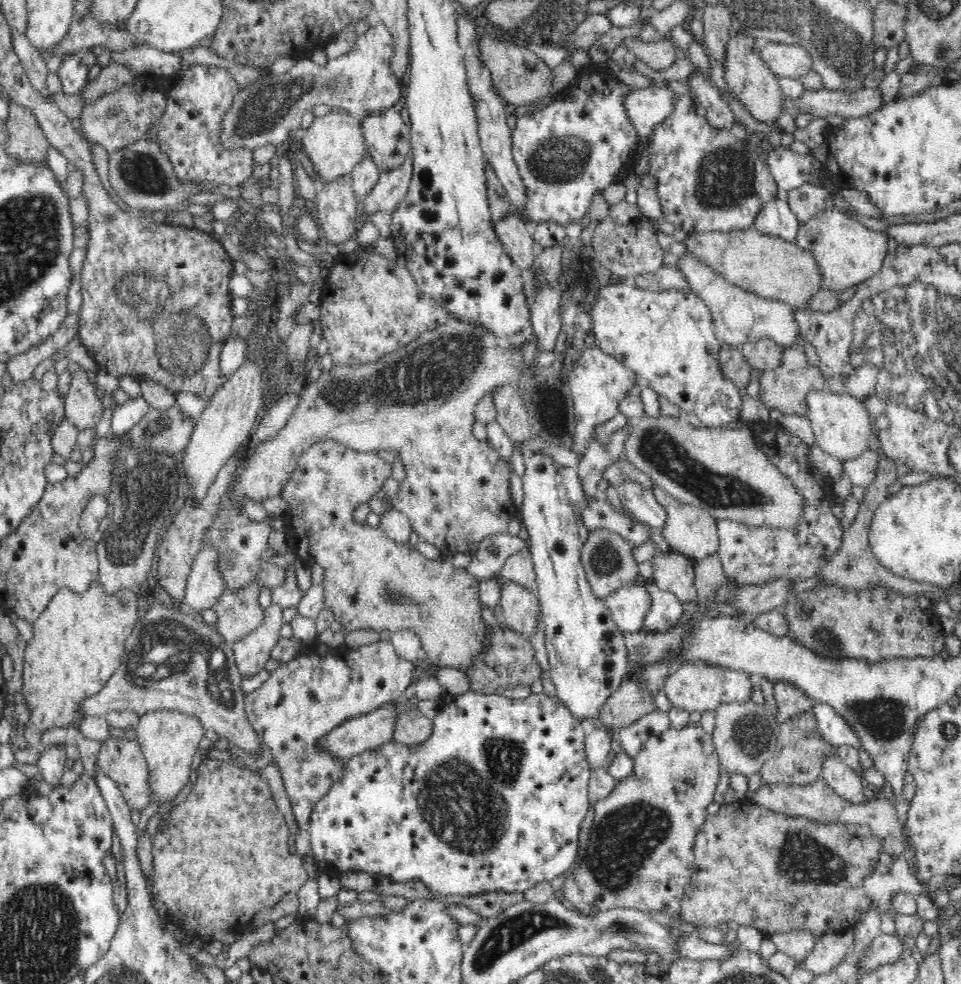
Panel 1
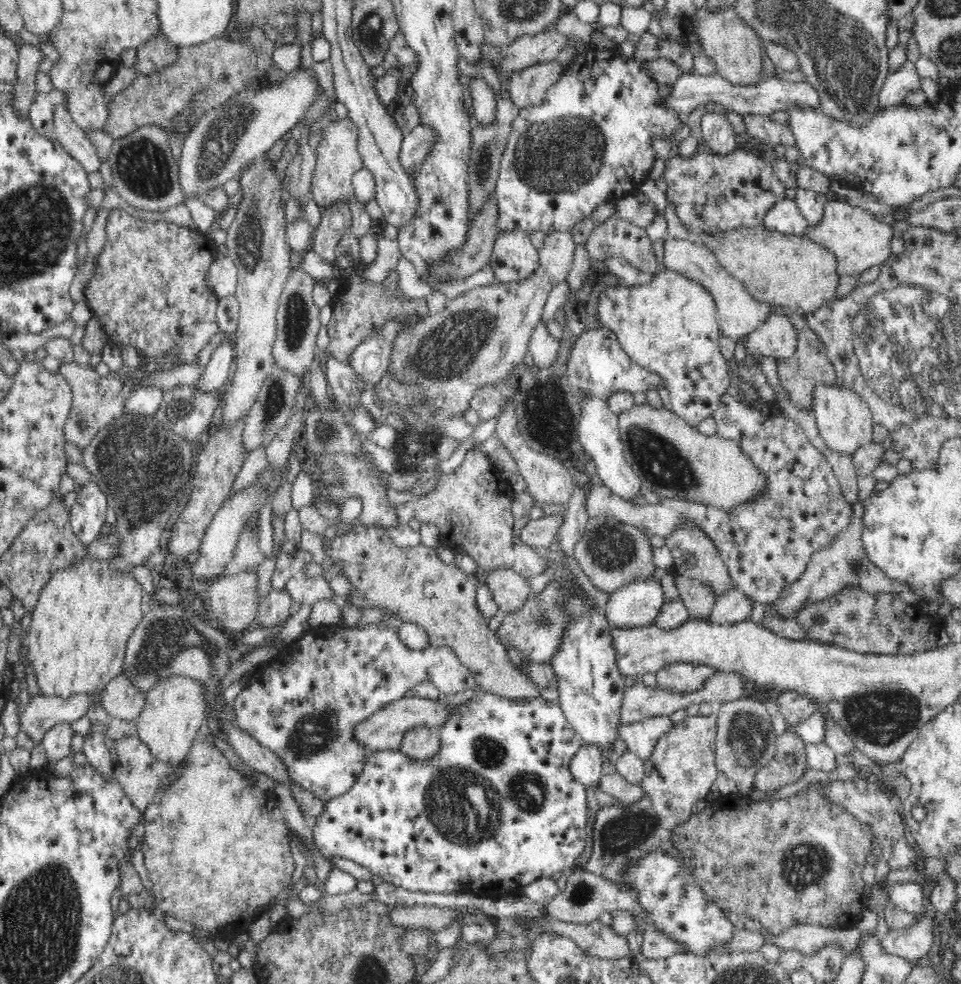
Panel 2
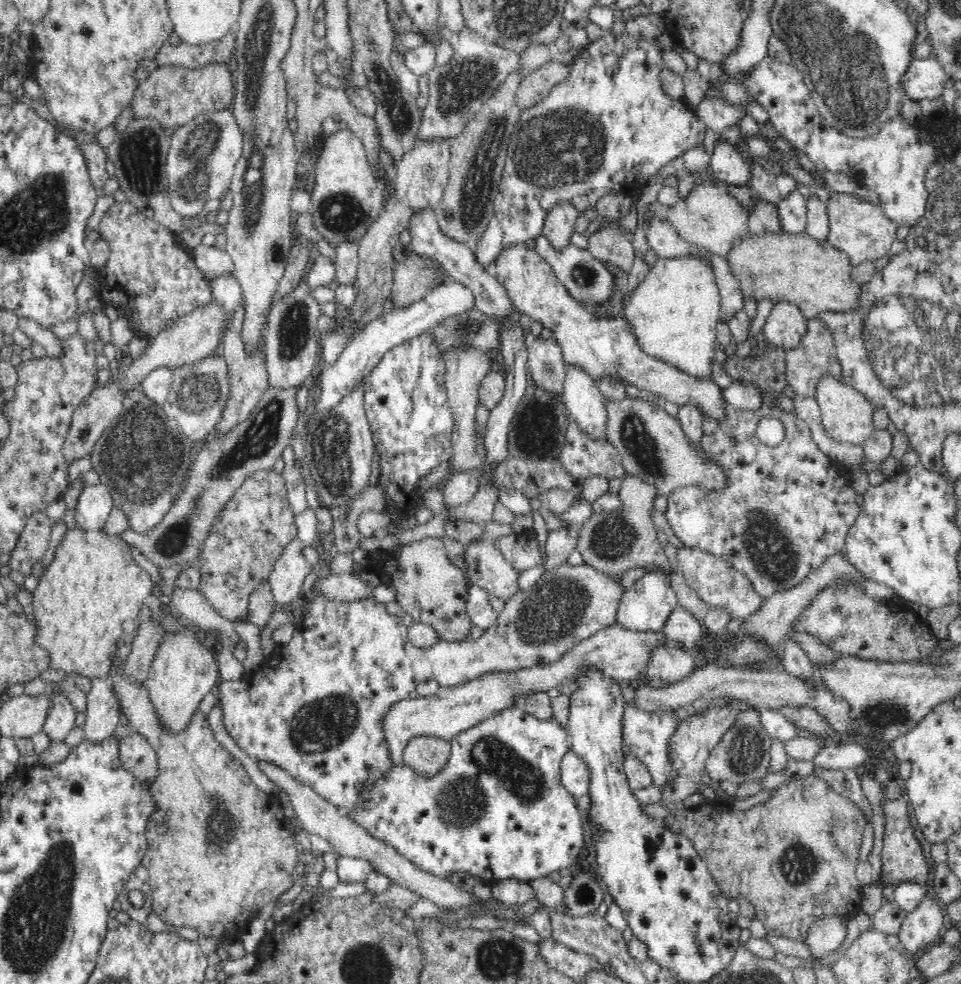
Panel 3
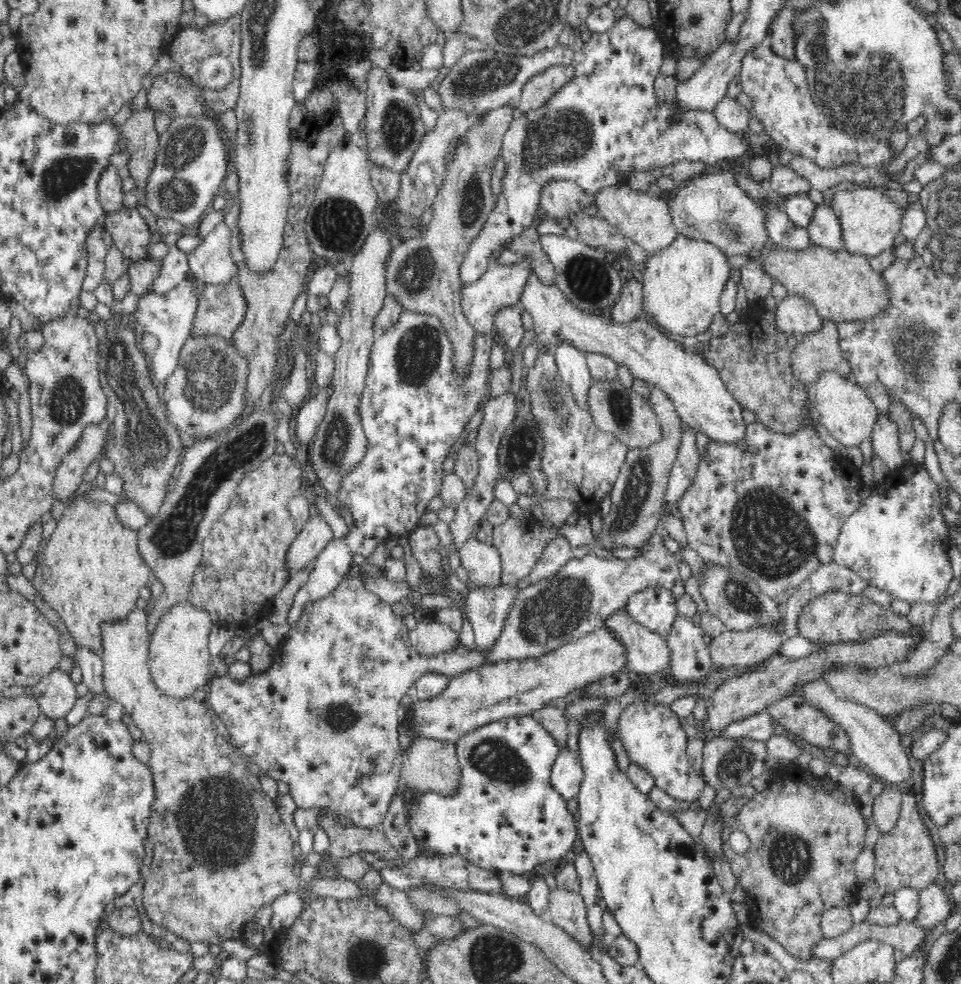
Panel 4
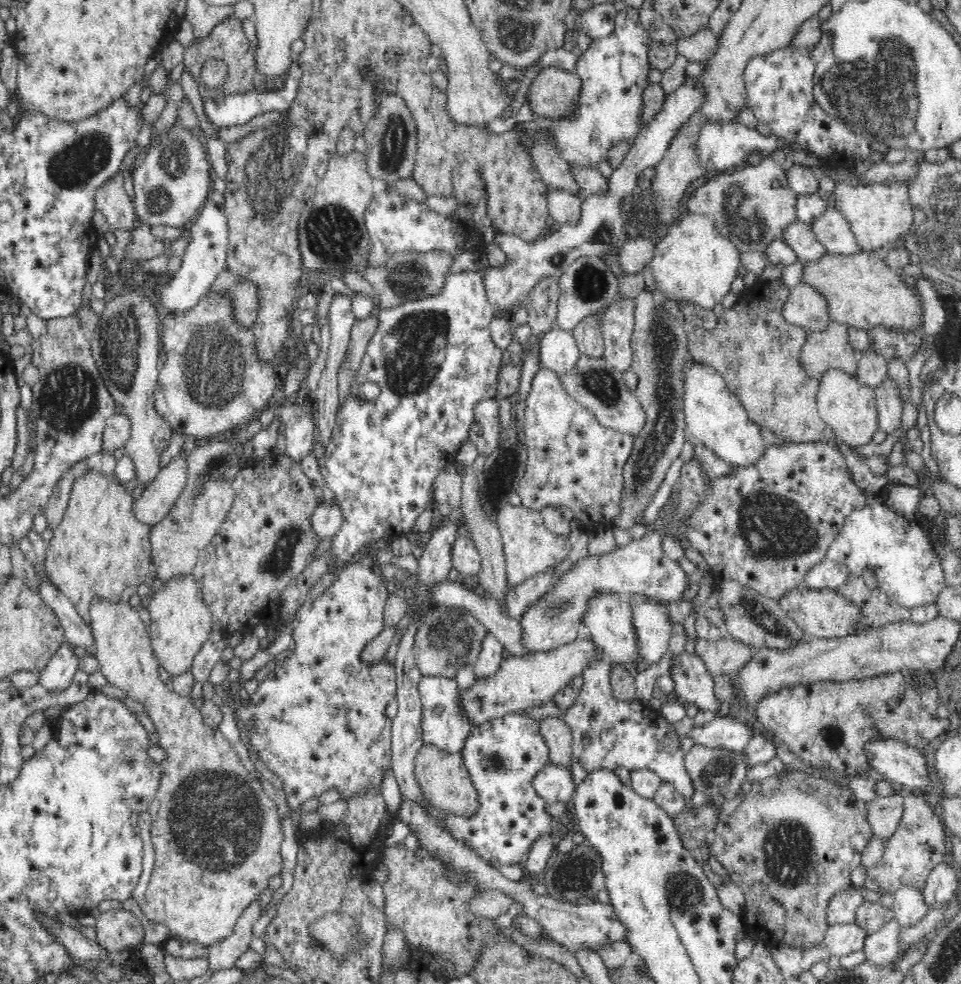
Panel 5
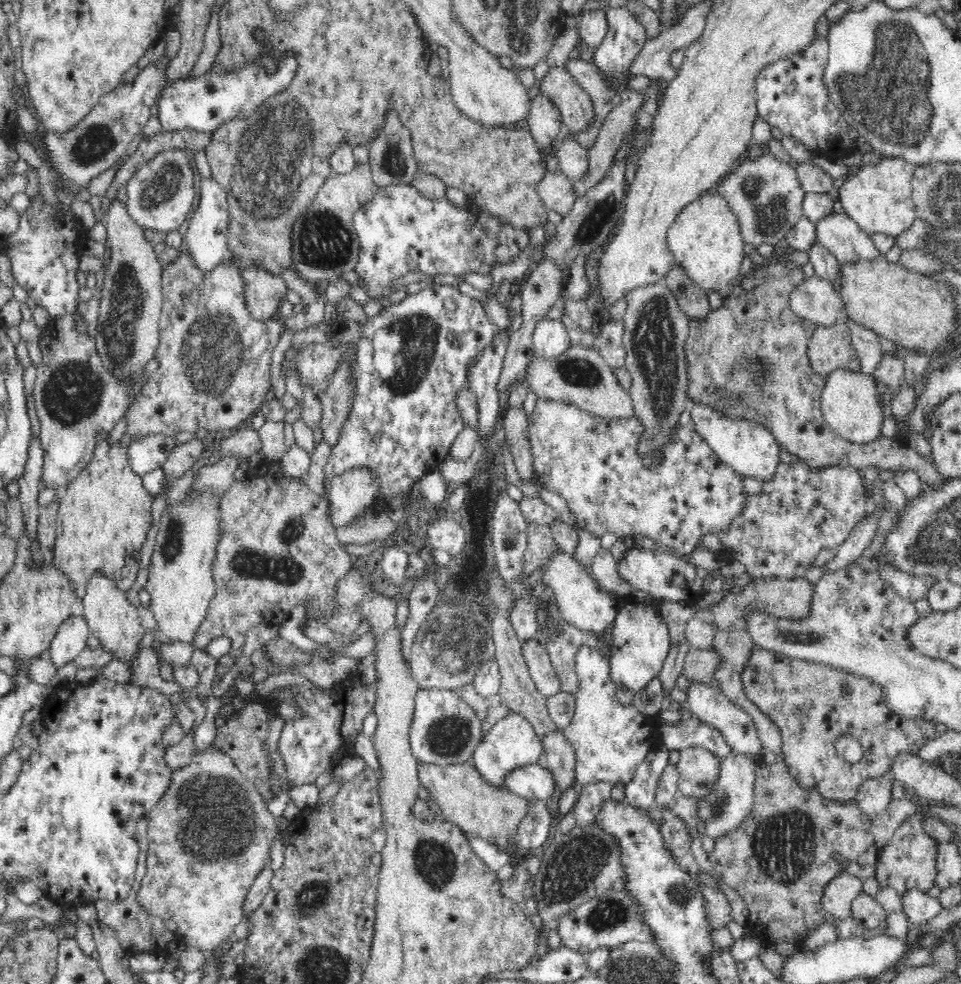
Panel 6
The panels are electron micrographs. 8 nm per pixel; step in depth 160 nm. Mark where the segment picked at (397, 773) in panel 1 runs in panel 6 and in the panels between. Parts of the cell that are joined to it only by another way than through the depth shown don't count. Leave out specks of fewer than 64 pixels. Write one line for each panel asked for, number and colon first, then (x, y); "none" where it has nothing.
2: (497, 809)
3: (497, 810)
4: (506, 816)
5: (502, 755)
6: (511, 742)

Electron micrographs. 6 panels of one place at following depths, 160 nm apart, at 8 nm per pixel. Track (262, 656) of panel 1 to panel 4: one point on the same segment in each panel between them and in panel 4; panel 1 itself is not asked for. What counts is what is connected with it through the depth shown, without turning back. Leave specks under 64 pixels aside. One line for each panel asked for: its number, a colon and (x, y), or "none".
2: (276, 607)
3: (286, 579)
4: (317, 533)

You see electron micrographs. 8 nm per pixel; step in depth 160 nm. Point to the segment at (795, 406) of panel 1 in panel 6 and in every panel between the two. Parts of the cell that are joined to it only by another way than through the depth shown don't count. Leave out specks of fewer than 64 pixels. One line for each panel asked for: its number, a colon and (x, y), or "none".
2: (799, 374)
3: (815, 356)
4: (820, 351)
5: (830, 348)
6: (830, 348)

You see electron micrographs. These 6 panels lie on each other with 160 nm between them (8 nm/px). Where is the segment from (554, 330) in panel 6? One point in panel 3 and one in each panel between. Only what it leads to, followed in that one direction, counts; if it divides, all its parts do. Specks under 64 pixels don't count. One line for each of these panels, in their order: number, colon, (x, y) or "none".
3: (582, 398)
4: (571, 364)
5: (558, 352)

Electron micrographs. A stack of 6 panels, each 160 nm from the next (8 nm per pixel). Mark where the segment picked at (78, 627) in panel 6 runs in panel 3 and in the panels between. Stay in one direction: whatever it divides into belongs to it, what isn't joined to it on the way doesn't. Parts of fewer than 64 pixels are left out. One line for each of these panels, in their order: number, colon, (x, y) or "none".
3: (59, 722)
4: (55, 692)
5: (59, 670)

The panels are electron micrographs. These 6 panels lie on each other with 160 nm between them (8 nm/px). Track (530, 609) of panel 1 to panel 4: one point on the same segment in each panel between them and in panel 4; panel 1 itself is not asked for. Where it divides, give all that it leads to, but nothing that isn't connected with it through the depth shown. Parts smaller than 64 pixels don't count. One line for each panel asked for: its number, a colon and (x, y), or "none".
2: (509, 589)
3: (485, 566)
4: (480, 559)

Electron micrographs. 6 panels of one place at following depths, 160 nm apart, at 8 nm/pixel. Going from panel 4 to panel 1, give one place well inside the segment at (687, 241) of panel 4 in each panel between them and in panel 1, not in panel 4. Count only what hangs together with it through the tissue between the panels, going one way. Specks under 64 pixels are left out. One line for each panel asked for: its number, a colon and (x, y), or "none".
1: (667, 337)
2: (669, 324)
3: (674, 311)

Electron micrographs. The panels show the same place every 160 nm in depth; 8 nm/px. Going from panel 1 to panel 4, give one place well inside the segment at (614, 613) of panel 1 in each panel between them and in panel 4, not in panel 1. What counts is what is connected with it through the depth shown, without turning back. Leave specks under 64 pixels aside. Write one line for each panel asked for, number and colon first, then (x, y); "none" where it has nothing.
2: (635, 605)
3: (646, 606)
4: (655, 608)

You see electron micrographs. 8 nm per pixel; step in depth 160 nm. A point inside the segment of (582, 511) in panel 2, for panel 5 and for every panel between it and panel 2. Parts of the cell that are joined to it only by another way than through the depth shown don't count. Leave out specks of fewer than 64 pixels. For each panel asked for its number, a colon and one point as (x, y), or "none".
3: (561, 543)
4: (557, 553)
5: (521, 598)

